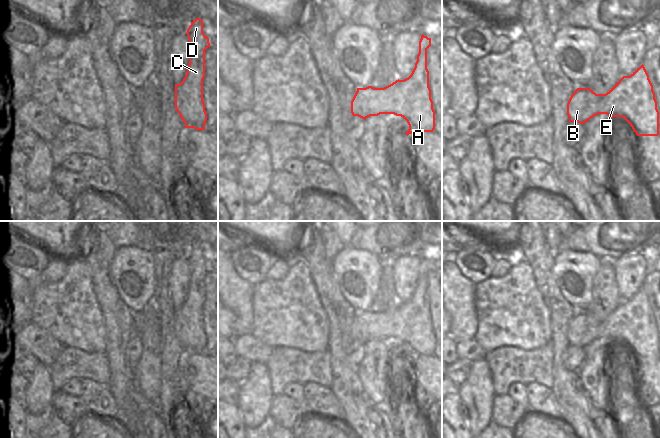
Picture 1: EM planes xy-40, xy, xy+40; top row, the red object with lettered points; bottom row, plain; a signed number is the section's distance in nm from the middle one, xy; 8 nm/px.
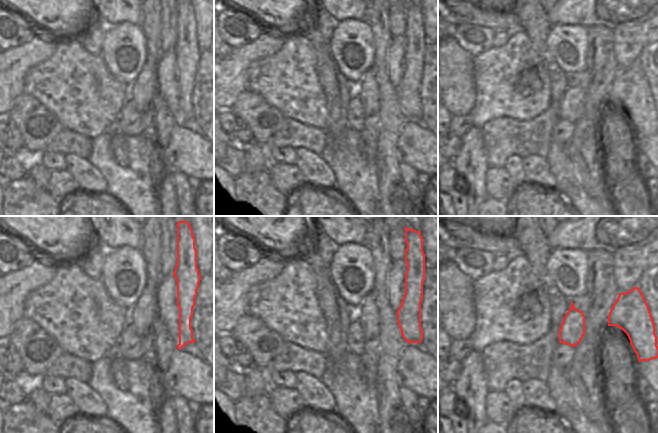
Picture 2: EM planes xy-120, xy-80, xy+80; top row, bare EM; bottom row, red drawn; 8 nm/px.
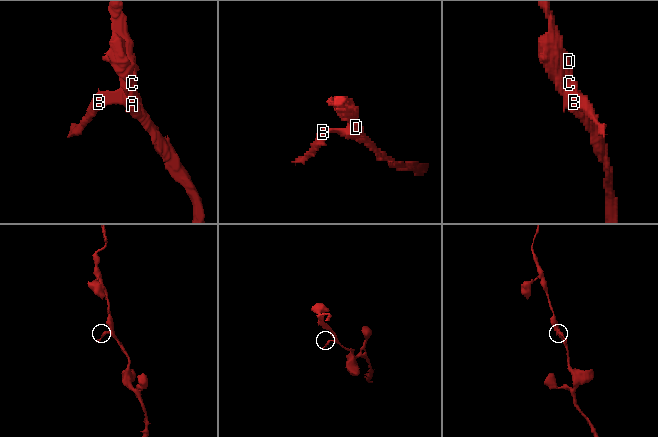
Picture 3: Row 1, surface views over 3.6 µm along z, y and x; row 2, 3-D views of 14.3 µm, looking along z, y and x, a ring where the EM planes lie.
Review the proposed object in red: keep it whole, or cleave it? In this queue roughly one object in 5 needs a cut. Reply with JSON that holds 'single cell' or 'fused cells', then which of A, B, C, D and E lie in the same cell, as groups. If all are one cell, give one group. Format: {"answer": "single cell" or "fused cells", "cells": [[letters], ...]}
{"answer": "single cell", "cells": [["A", "B", "C", "D", "E"]]}

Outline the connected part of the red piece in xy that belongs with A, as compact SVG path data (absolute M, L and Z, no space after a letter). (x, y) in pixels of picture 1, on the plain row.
M421 259L419 265L419 277L417 285L411 299L404 304L396 304L384 312L357 312L351 325L351 337L366 343L370 340L380 338L394 338L403 341L409 353L405 357L407 360L413 356L433 356L435 353L435 335L431 323L431 313L429 311L429 295L427 293L427 273L431 270L431 262Z

